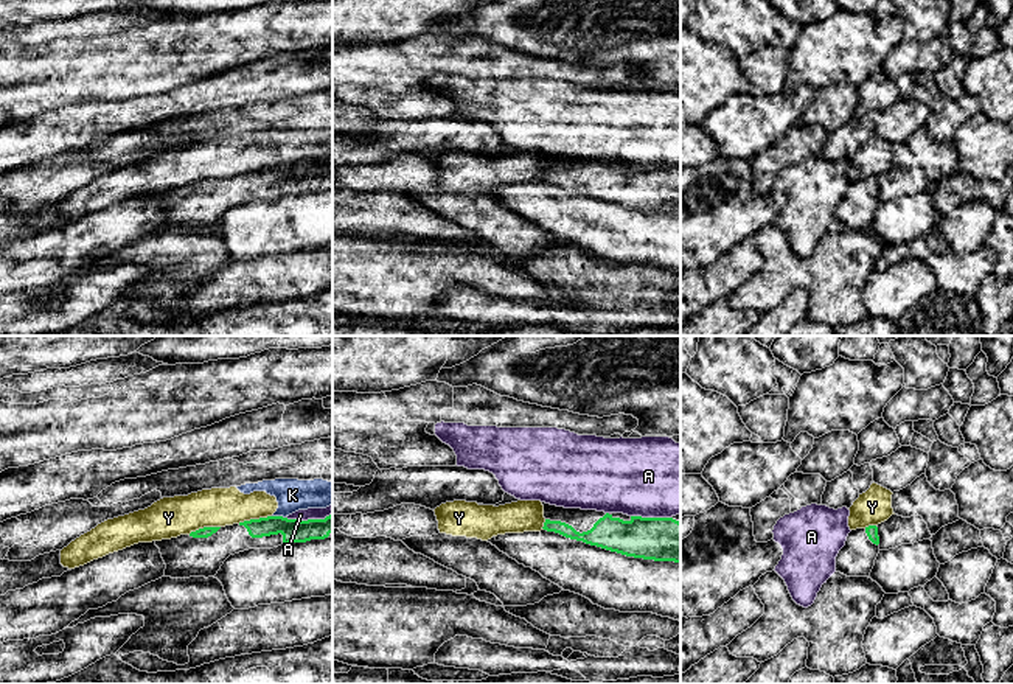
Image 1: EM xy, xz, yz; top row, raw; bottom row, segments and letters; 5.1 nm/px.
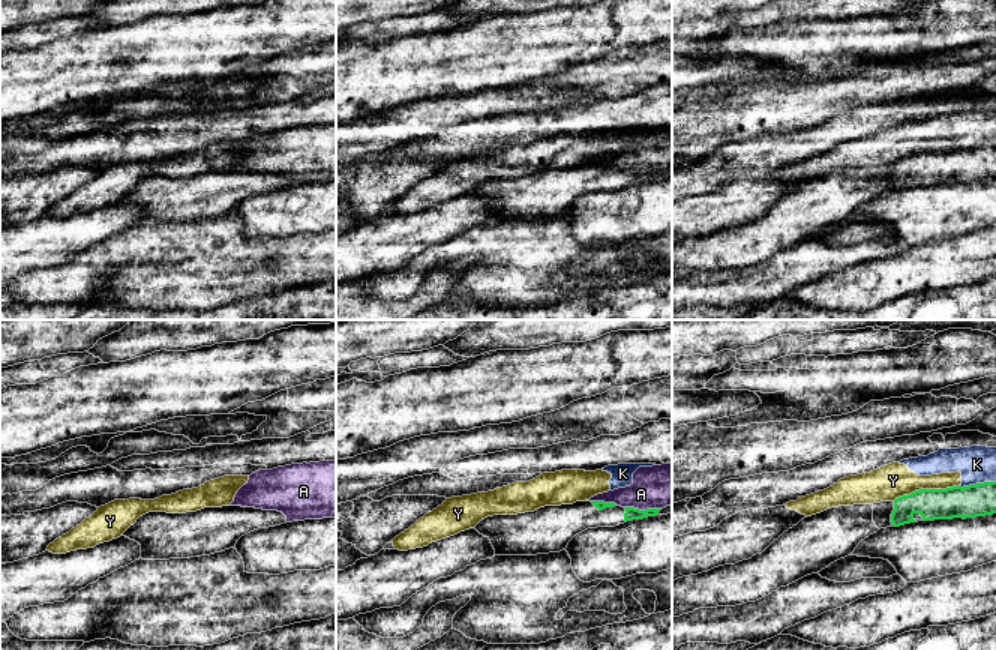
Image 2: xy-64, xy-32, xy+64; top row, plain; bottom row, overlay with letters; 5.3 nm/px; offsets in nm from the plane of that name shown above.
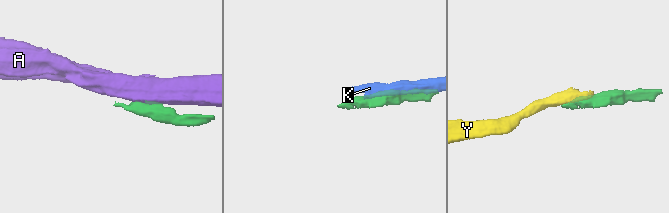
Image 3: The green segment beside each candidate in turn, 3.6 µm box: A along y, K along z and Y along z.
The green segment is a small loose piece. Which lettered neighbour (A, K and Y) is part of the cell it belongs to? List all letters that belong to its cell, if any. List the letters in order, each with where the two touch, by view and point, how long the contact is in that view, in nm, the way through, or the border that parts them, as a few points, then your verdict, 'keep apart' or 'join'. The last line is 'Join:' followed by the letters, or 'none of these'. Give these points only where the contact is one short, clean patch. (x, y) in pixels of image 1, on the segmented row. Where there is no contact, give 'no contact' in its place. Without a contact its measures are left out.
A: meets green in xz at (651, 518); contact 200 nm long; border along xz (631, 515), (670, 518); keep apart
K: meets green in xy at (278, 516); contact 70 nm long; keep apart
Y: meets green in xy at (254, 519); contact 180 nm long; keep apart
Join: none of these

